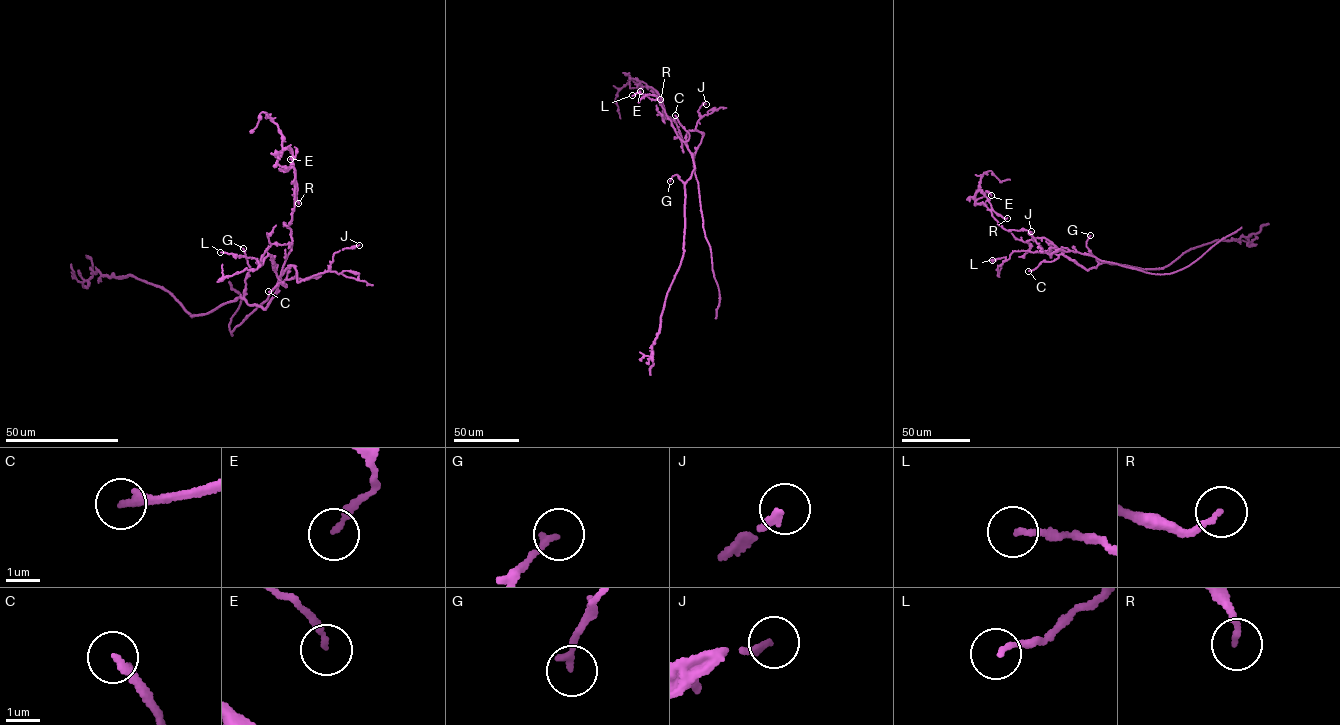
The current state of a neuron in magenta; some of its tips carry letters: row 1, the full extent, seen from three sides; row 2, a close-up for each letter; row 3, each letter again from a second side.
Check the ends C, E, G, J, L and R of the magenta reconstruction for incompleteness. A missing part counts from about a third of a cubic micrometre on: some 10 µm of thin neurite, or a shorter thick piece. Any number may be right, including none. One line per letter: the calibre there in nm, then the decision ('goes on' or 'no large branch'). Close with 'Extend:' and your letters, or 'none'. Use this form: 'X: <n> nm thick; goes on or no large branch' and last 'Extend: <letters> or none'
C: 240 nm thick; goes on
E: 170 nm thick; no large branch
G: 170 nm thick; no large branch
J: 170 nm thick; no large branch
L: 150 nm thick; no large branch
R: 140 nm thick; no large branch
Extend: C

